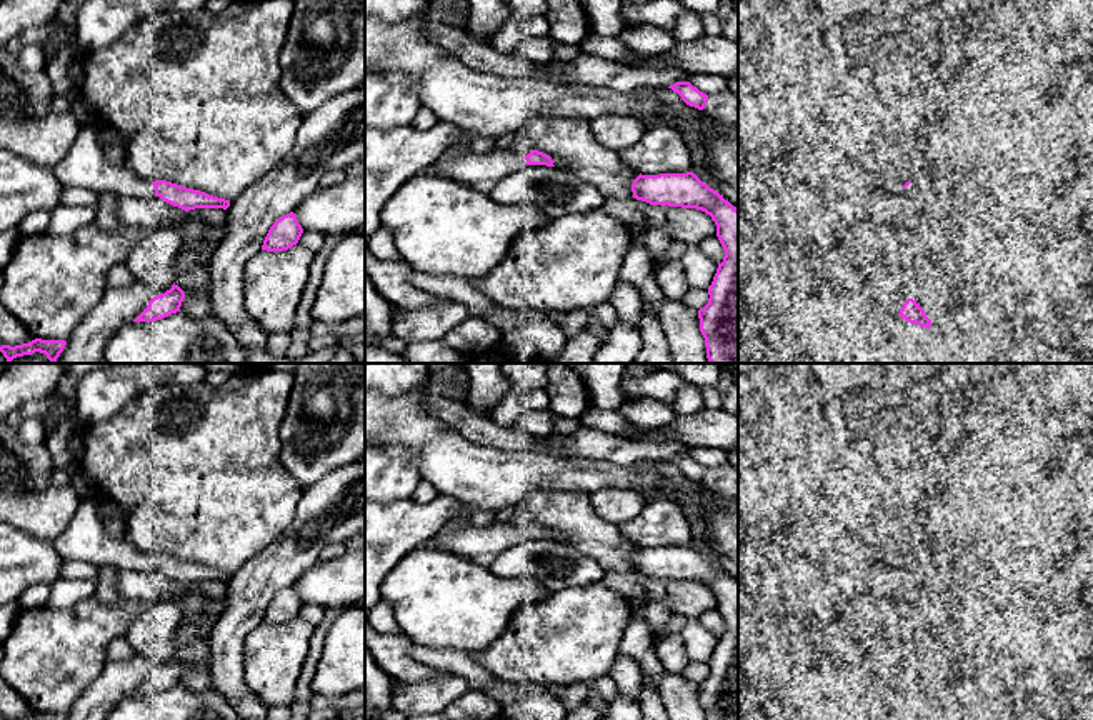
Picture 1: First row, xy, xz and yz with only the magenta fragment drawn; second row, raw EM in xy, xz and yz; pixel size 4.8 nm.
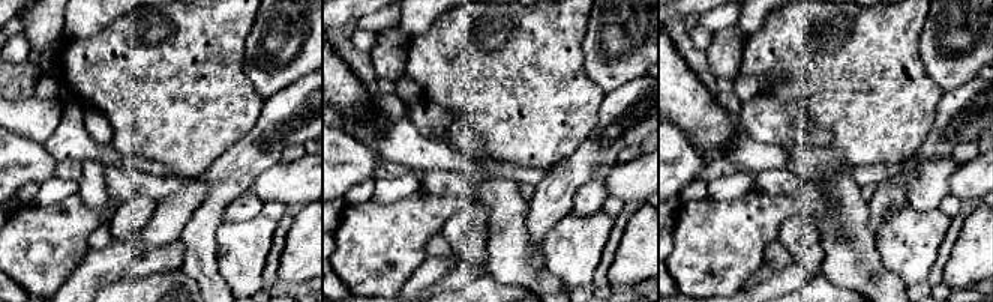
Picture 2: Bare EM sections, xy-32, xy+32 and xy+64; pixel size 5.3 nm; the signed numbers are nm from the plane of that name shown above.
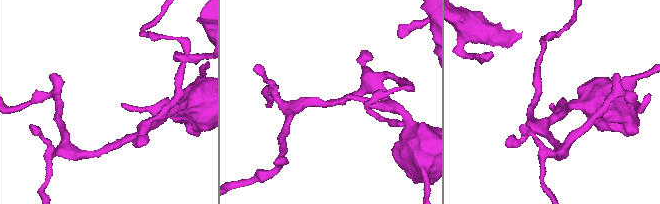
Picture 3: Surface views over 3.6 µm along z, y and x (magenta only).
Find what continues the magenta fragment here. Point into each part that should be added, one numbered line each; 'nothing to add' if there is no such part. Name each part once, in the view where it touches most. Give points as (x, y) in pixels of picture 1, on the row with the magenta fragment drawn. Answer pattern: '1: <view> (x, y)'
1: xy (85, 165)

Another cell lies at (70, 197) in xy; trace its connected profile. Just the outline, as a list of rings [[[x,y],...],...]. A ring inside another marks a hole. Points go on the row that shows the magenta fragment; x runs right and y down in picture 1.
[[[77,187],[77,188],[63,188],[60,197],[60,205],[63,207],[97,207],[98,193]]]

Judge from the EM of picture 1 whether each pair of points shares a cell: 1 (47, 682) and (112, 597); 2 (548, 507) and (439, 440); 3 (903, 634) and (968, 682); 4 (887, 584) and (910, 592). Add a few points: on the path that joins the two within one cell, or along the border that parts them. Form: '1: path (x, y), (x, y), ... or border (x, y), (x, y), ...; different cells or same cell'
1: border (94, 595), (104, 604), (119, 604), (122, 600); different cells
2: border (567, 490), (534, 490), (515, 505); different cells
3: path (922, 647), (938, 664), (958, 665); same cell
4: path (892, 584), (905, 589); same cell

